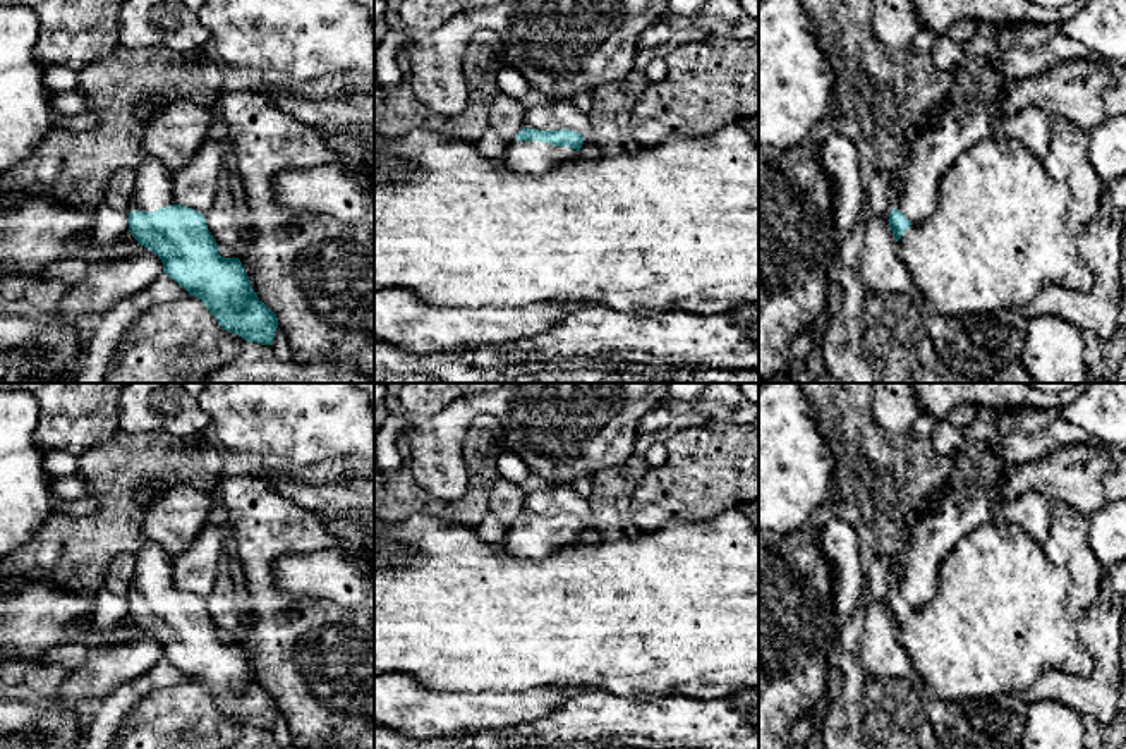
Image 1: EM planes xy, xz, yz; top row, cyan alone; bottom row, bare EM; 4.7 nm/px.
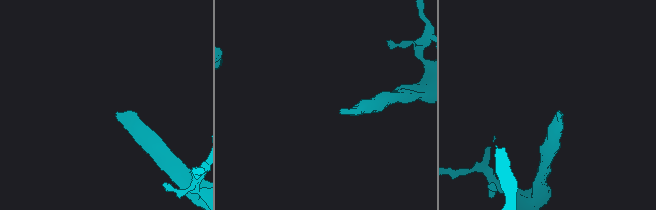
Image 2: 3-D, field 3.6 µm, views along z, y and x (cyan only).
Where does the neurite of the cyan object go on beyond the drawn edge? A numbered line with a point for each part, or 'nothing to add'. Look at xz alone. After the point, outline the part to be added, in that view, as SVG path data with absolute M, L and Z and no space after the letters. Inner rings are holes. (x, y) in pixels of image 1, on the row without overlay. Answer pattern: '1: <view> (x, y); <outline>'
1: xz (524, 541); M517 526L508 527L503 539L506 555L517 558L546 558L553 551L578 541L577 534L568 531L553 531L541 526Z

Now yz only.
1: yz (968, 497); M978 407L973 424L961 429L951 471L935 510L918 519L910 545L894 555L889 589L911 610L937 593L944 558L977 527L1001 517L999 488L1013 460L1004 455L1002 411Z

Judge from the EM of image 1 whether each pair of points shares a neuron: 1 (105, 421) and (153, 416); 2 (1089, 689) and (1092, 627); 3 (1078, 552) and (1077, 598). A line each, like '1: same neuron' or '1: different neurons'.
1: different neurons
2: same neuron
3: same neuron

